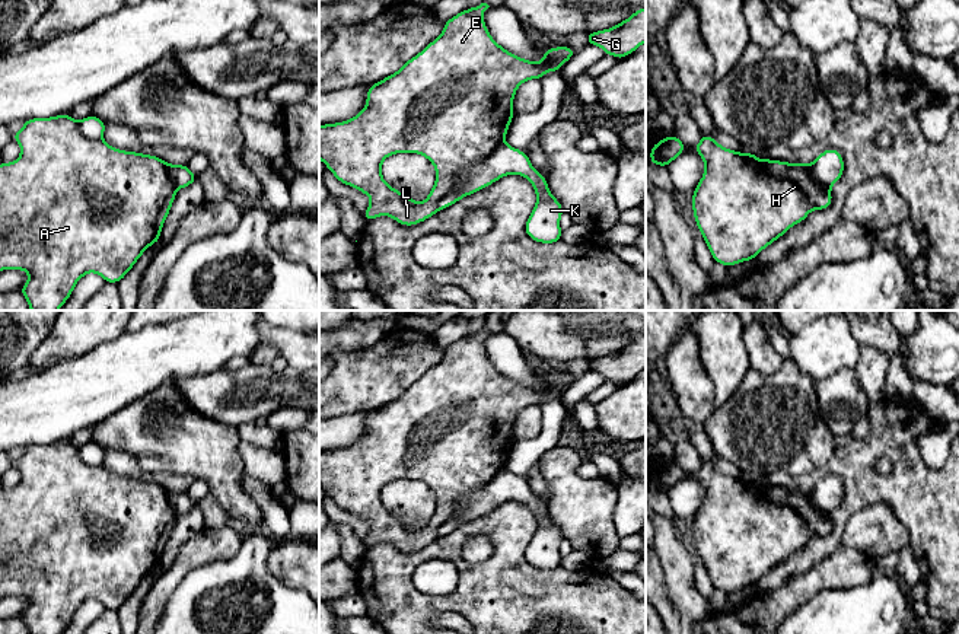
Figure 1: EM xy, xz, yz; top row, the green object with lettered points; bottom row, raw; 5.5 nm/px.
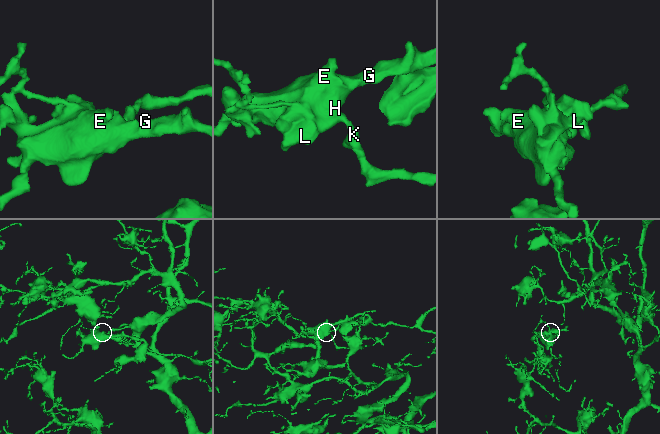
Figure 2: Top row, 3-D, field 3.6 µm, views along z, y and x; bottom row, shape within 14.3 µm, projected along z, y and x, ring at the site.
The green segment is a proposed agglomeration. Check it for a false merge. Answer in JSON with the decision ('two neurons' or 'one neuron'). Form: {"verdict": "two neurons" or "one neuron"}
{"verdict": "one neuron"}

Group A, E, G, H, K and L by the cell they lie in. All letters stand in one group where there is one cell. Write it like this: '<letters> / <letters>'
A E G H K L

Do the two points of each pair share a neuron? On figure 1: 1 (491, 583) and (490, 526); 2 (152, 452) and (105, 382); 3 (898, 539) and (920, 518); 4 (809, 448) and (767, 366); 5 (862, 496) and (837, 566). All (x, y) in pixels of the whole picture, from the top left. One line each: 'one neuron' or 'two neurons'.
1: one neuron
2: two neurons
3: two neurons
4: two neurons
5: two neurons

